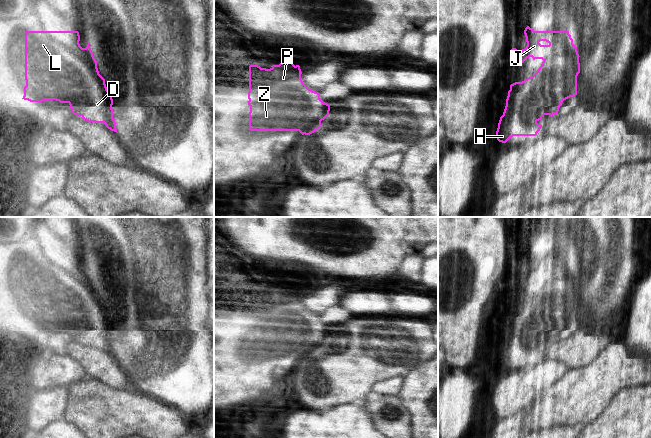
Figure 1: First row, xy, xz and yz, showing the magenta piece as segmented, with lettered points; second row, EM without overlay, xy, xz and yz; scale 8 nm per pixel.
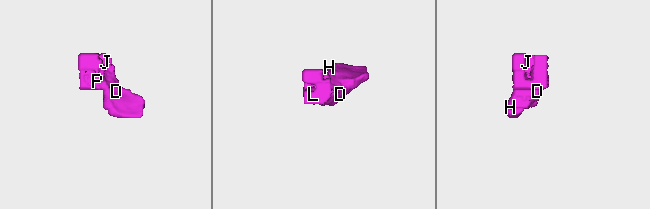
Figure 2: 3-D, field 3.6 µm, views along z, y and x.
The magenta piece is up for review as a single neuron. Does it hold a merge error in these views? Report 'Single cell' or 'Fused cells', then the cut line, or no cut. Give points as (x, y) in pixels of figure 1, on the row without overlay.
Single cell. No split.

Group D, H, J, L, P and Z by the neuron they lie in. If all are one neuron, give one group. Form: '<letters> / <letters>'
D H J L P Z

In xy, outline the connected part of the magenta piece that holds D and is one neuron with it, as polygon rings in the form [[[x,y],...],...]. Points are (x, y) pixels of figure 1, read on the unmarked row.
[[[26,255],[25,256],[25,304],[22,323],[30,326],[56,324],[68,327],[74,339],[81,340],[88,346],[104,347],[108,353],[117,356],[113,342],[113,323],[107,314],[105,303],[99,298],[97,285],[89,270],[82,272],[79,268],[78,255]]]

